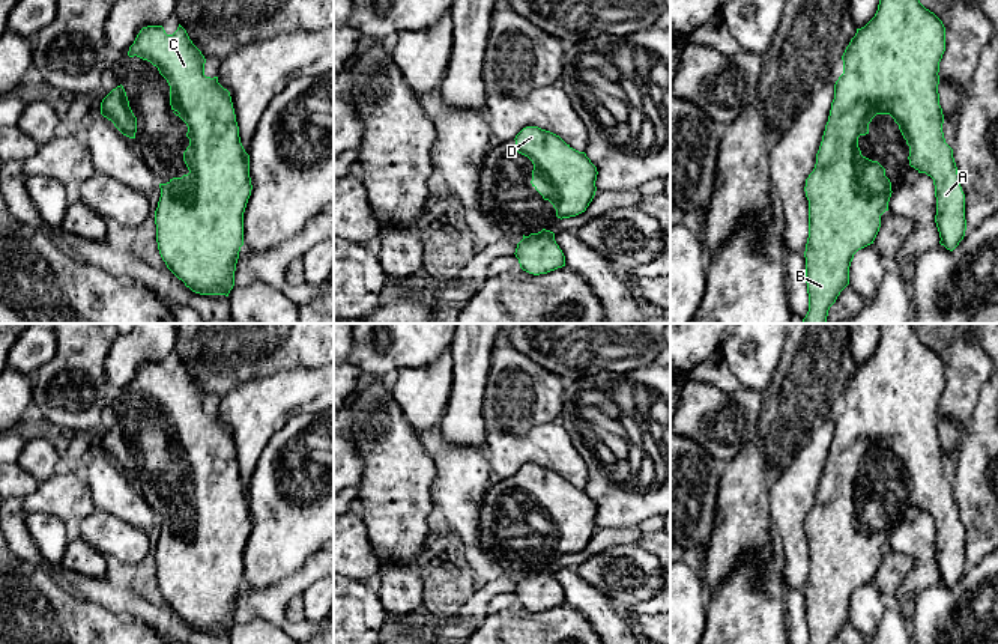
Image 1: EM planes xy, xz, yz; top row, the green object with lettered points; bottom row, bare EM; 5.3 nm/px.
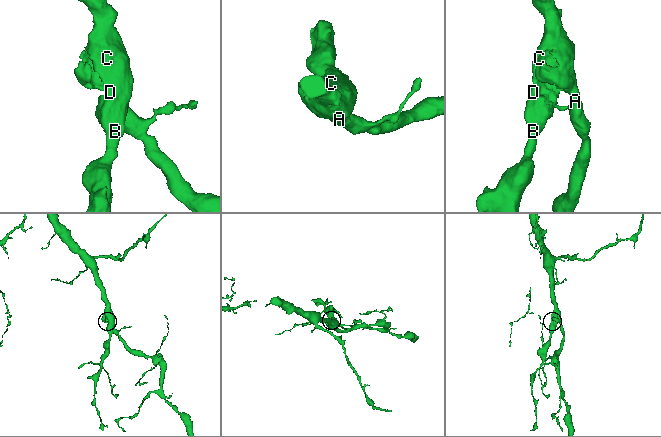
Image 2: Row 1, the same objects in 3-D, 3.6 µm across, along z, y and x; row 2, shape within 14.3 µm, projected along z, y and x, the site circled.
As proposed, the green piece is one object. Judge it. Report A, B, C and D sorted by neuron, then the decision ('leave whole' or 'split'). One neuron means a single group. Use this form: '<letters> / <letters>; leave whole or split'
A B C D; leave whole

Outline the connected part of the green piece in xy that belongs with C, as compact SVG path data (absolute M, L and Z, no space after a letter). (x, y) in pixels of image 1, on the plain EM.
M180 361L173 372L167 372L162 363L143 364L128 393L158 405L170 423L173 450L188 463L189 483L183 498L189 510L159 521L161 534L155 548L159 591L192 629L228 633L243 582L243 549L253 527L250 492L240 480L230 429L218 420L218 414L204 412L206 396Z

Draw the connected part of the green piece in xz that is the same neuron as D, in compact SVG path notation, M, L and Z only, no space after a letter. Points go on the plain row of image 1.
M538 463L523 465L514 477L517 489L534 501L532 524L553 542L556 554L585 549L595 533L598 512L586 491Z

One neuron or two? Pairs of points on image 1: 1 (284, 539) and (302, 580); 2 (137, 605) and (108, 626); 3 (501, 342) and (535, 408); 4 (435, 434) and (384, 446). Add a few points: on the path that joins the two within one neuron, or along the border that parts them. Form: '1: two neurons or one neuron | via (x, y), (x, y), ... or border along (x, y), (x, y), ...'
1: two neurons | border along (317, 551), (296, 572), (266, 587)
2: two neurons | border along (89, 601), (95, 601), (125, 619)
3: one neuron | via (505, 358), (519, 391)
4: two neurons | border along (420, 437), (424, 452), (436, 468)

